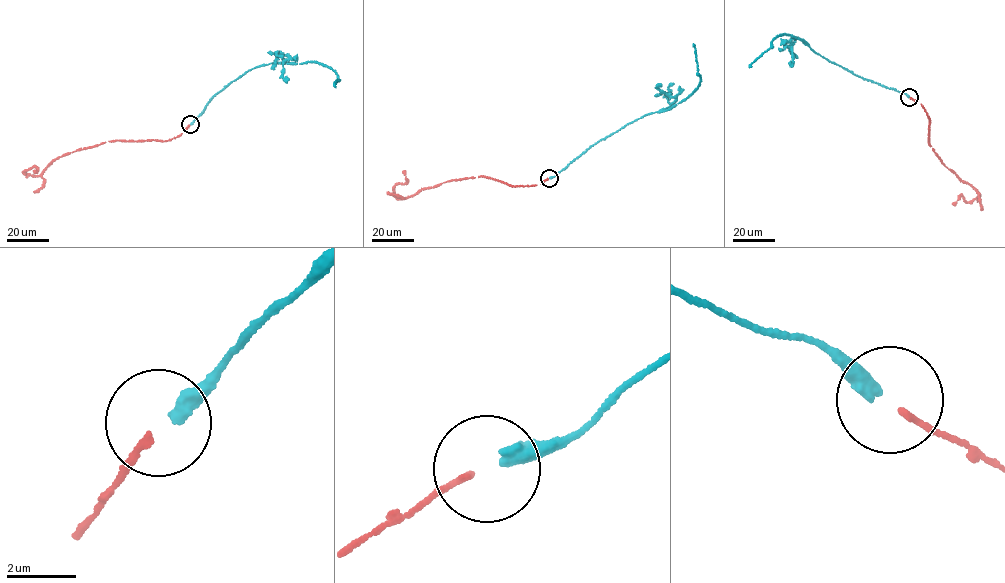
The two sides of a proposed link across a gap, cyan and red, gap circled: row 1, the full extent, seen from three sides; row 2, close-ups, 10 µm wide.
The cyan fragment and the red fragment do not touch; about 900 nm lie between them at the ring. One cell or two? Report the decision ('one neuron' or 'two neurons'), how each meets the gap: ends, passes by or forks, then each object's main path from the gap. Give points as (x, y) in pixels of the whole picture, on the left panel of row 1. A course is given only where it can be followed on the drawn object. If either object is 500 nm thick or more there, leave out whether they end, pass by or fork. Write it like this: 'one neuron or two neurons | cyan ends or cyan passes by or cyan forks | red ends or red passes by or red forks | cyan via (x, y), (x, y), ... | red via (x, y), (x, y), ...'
one neuron | cyan ends | red ends | cyan via (190, 124), (229, 83), (266, 64), (315, 61), (327, 65), (337, 75), (339, 81), (335, 86) | red via (189, 124), (167, 140), (105, 142), (62, 155), (35, 176), (23, 171), (35, 166), (33, 171)

